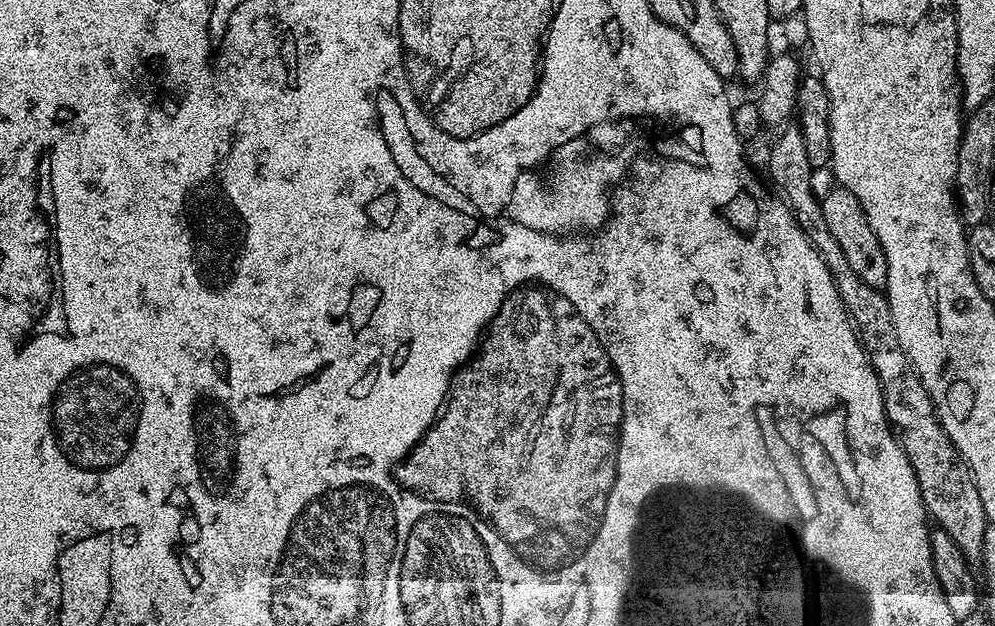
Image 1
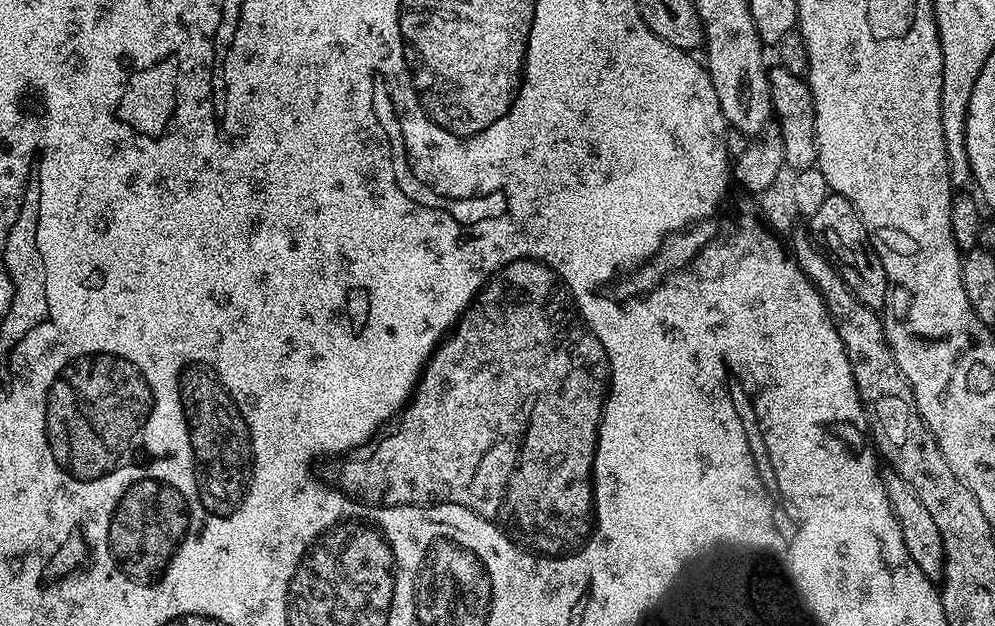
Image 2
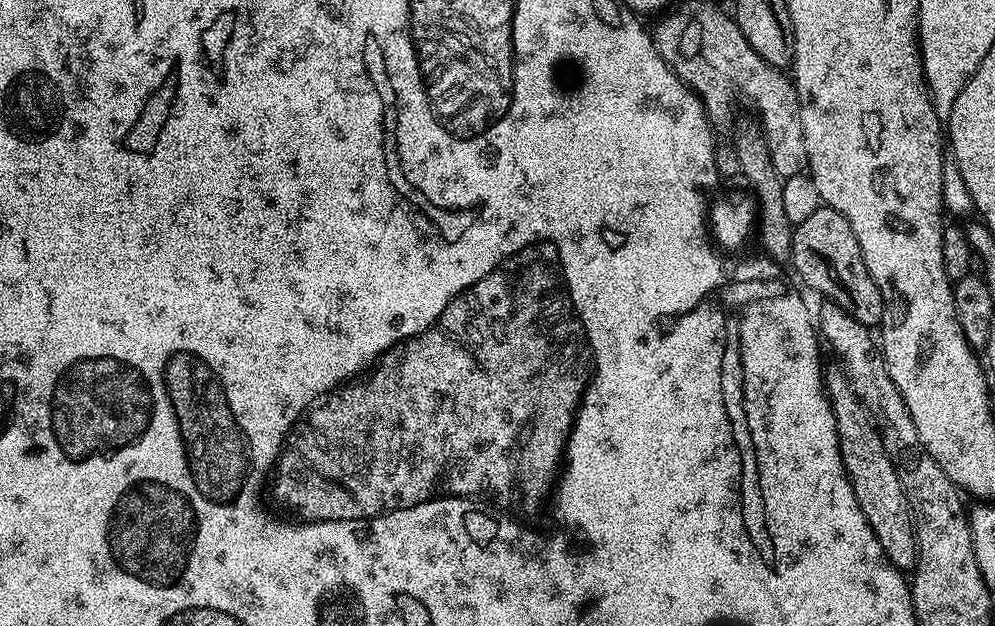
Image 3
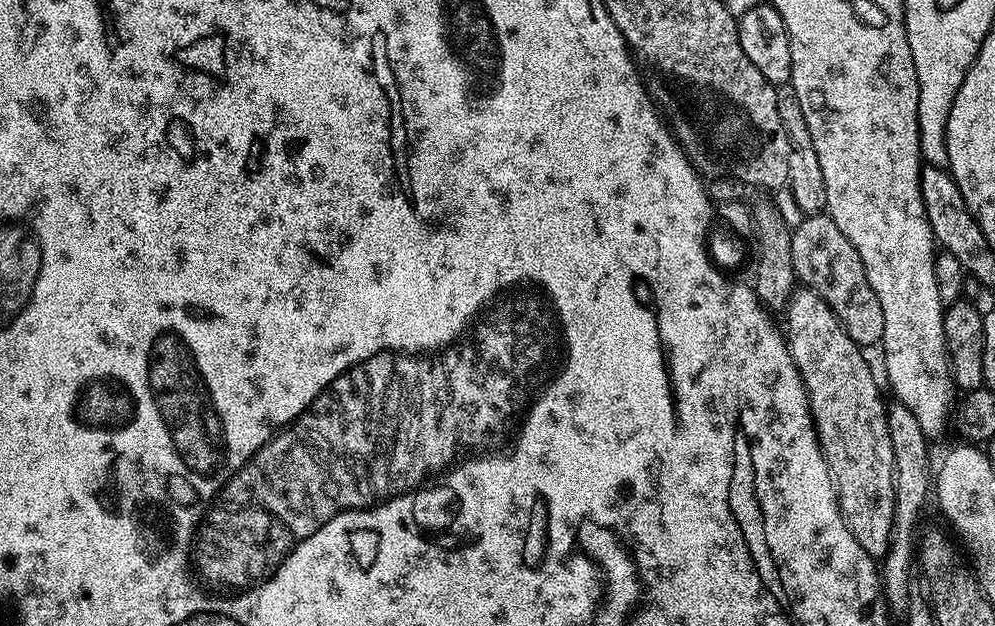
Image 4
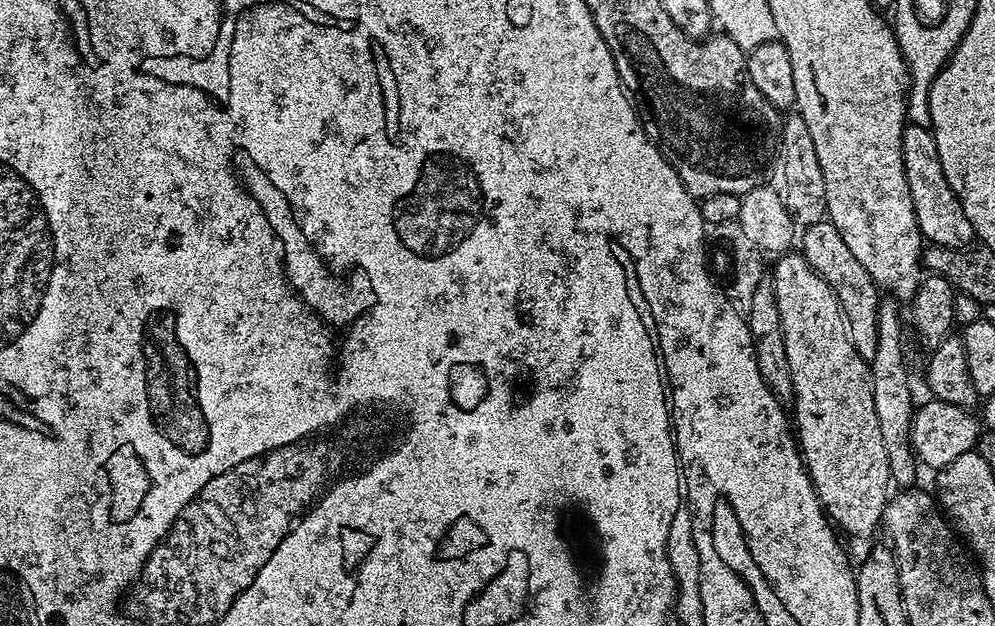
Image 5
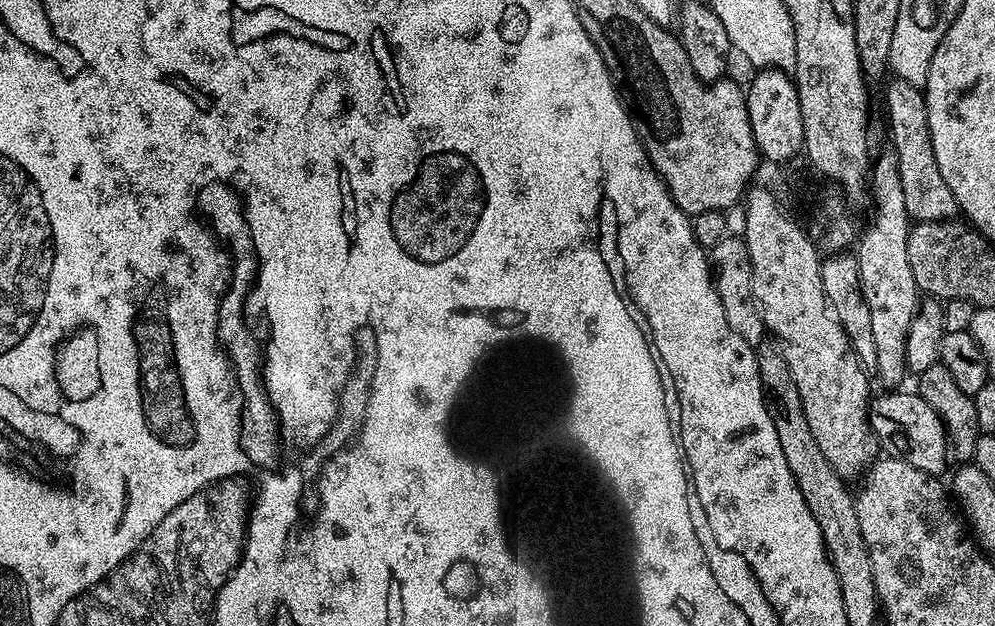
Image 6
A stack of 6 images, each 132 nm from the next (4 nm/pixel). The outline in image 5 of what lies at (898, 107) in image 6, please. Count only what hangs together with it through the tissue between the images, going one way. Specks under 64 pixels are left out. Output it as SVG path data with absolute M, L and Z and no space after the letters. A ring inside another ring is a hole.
M905 123L902 166L906 170L906 186L910 186L910 198L914 202L921 237L937 248L969 247L976 240L976 231L974 226L970 226L970 218L966 218L966 210L962 210L962 202L958 202L950 182L946 182L942 158L938 158L938 142L929 125Z

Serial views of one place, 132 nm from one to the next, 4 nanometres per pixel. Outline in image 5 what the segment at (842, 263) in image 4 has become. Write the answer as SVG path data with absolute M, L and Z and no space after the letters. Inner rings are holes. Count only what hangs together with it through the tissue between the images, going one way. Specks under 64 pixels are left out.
M825 218L814 225L805 227L798 236L798 252L810 262L810 266L834 290L848 325L848 333L862 358L871 362L874 350L878 350L878 310L882 299L881 289L877 288L874 278L866 274L862 262L846 247L842 234L833 226L832 221Z

